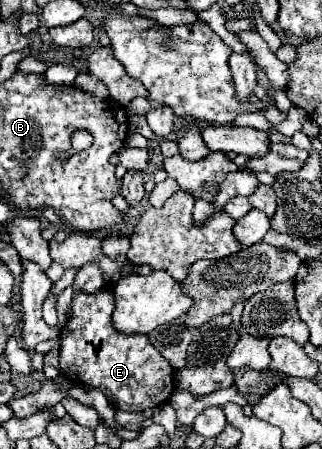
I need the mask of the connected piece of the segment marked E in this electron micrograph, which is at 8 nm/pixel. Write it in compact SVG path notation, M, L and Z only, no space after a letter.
M102 287L96 293L74 293L72 315L60 331L60 371L70 381L100 389L116 399L122 411L154 409L174 391L174 369L152 347L146 335L124 335L112 327L114 293Z

